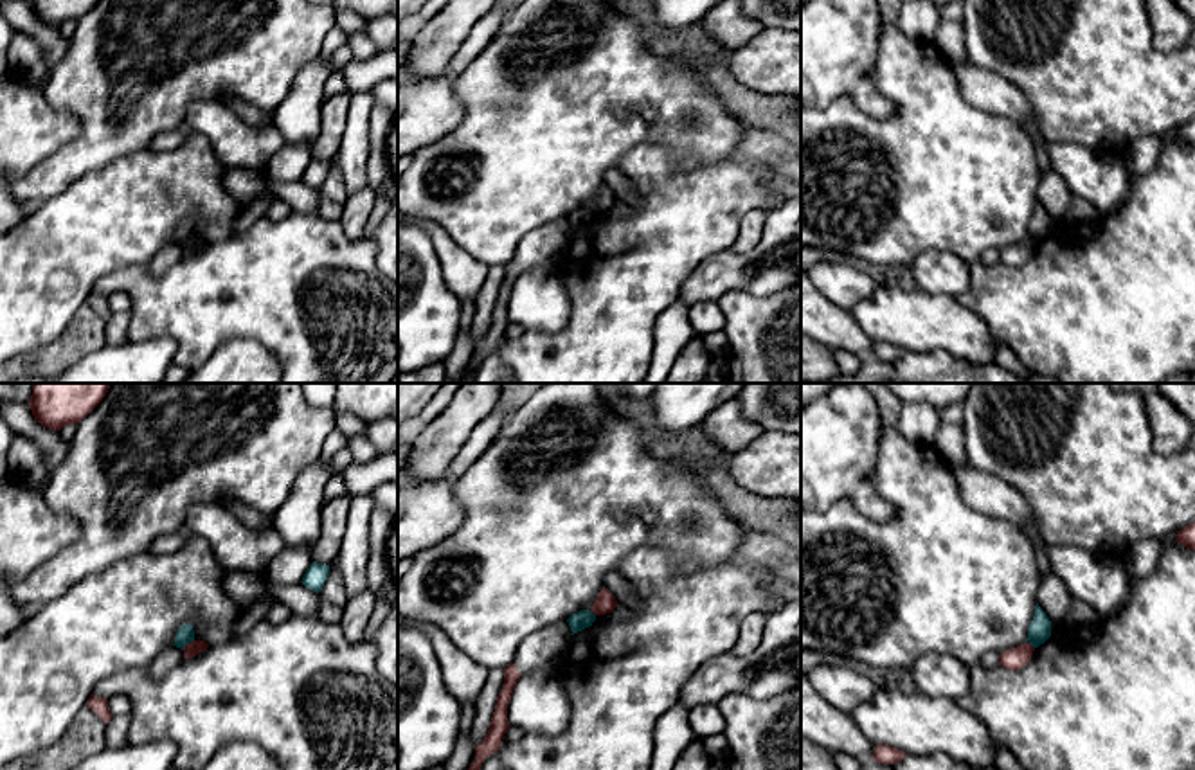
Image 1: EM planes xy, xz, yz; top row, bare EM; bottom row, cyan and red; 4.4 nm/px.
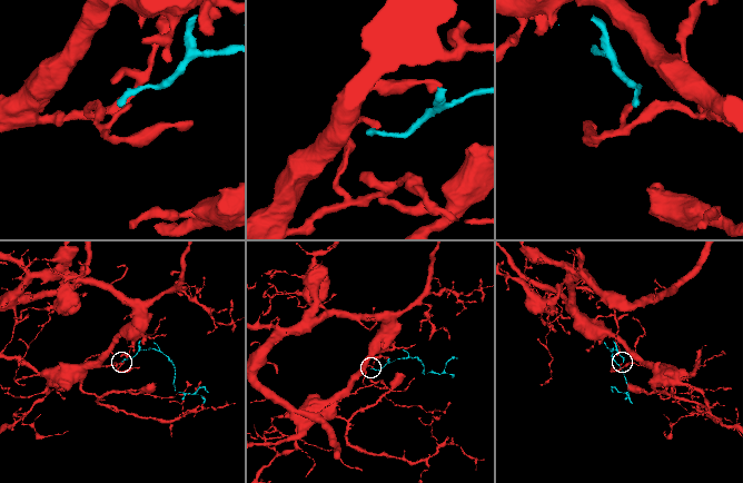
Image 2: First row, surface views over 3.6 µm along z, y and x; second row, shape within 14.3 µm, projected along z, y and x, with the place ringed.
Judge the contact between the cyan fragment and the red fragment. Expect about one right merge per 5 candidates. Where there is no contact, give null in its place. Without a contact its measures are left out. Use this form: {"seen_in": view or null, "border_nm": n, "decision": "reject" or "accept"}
{"seen_in": "xy", "border_nm": 80, "decision": "reject"}

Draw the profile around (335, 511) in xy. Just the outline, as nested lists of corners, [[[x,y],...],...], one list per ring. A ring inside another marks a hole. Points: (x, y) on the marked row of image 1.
[[[342,495],[322,506],[322,529],[319,540],[311,545],[315,563],[335,563],[346,534],[346,520],[349,516],[349,497]]]

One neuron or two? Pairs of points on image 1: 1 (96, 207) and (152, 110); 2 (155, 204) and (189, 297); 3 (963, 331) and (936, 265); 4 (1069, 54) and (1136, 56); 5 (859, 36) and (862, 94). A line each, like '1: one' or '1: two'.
1: two
2: two
3: two
4: one
5: one

